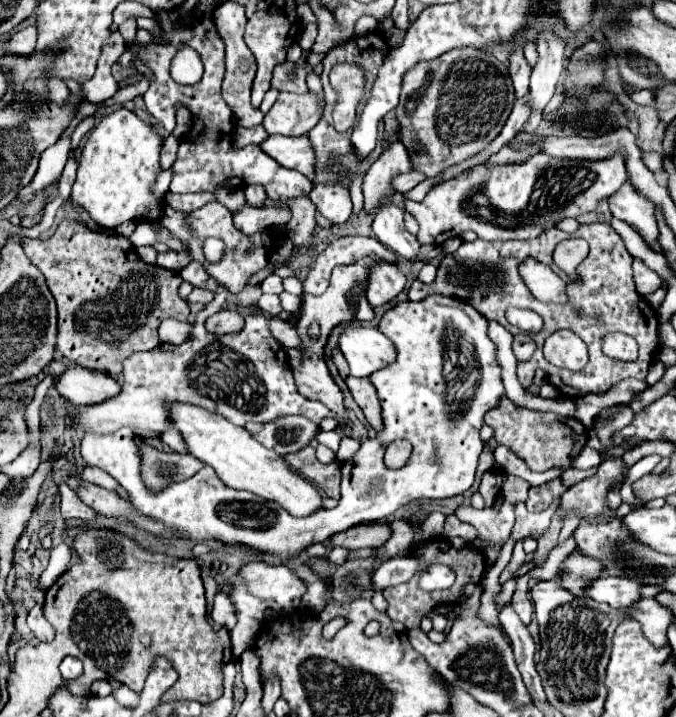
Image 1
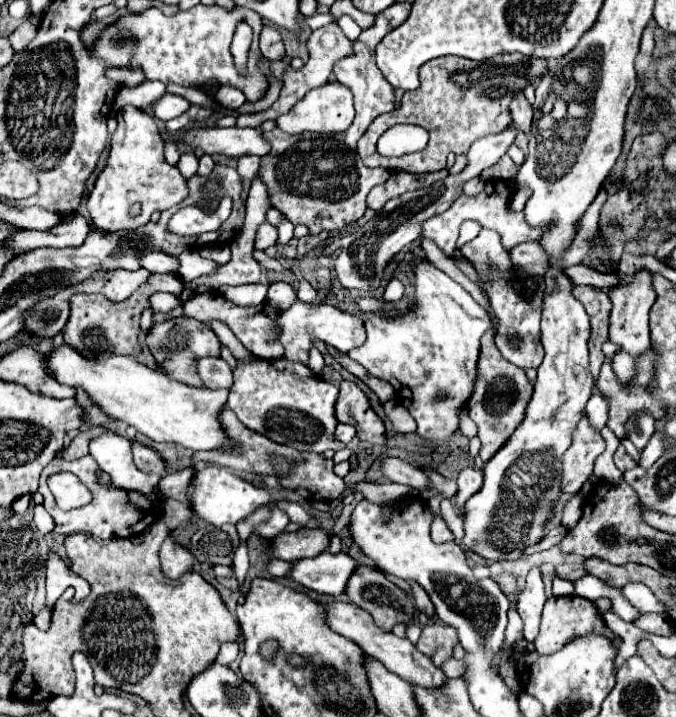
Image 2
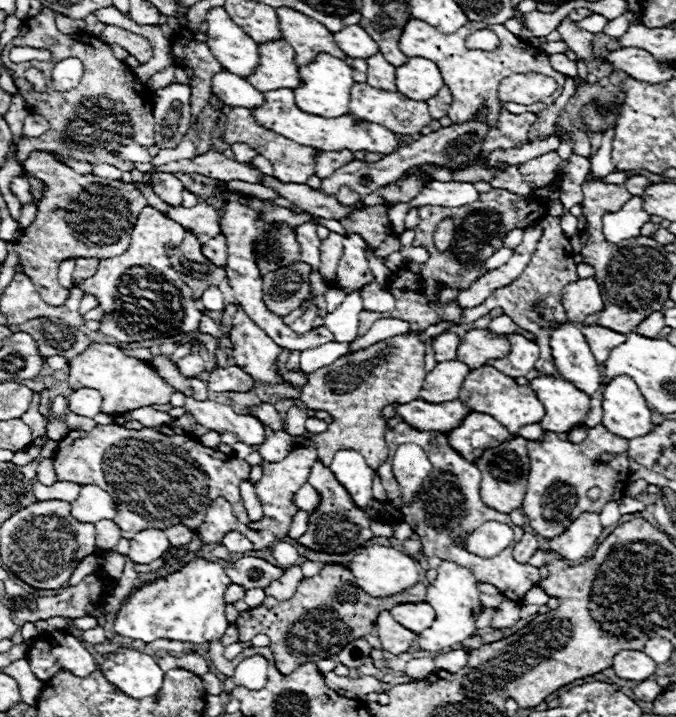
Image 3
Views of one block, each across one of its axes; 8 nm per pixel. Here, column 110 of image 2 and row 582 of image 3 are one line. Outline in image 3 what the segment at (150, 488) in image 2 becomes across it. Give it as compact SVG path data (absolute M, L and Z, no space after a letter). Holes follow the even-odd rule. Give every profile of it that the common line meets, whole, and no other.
M444 560L442 566L438 568L438 578L428 586L428 602L432 604L436 616L434 616L434 624L422 634L418 634L422 650L436 652L476 636L476 618L482 610L482 604L480 604L478 580L472 574L472 570Z

